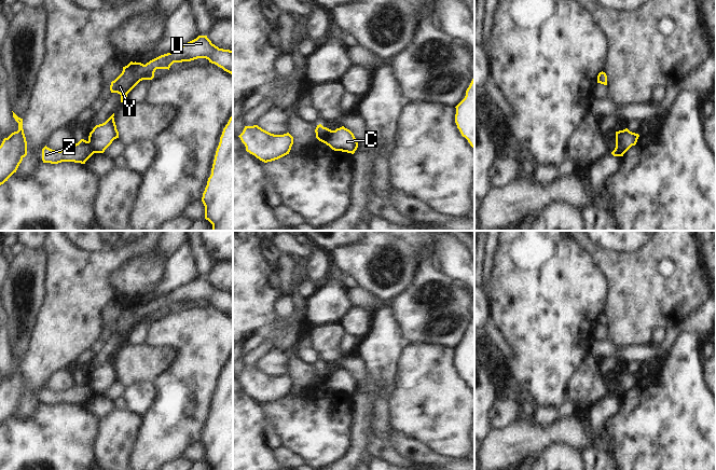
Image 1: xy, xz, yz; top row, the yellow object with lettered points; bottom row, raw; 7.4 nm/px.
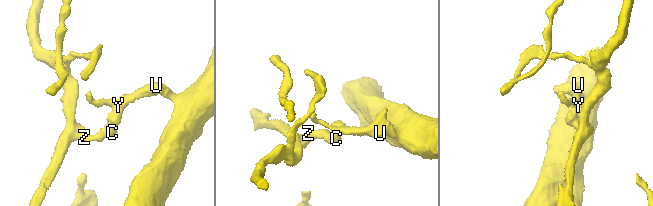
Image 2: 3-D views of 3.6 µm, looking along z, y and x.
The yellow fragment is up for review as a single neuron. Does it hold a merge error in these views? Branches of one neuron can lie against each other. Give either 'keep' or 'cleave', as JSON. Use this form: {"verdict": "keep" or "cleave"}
{"verdict": "cleave"}

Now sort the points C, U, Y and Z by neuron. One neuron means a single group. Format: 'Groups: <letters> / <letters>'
Groups: C U Y / Z

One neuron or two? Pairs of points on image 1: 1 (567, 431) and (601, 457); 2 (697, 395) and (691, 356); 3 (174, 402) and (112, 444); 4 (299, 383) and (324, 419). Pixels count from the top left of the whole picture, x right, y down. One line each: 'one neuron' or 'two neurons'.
1: two neurons
2: one neuron
3: two neurons
4: two neurons

